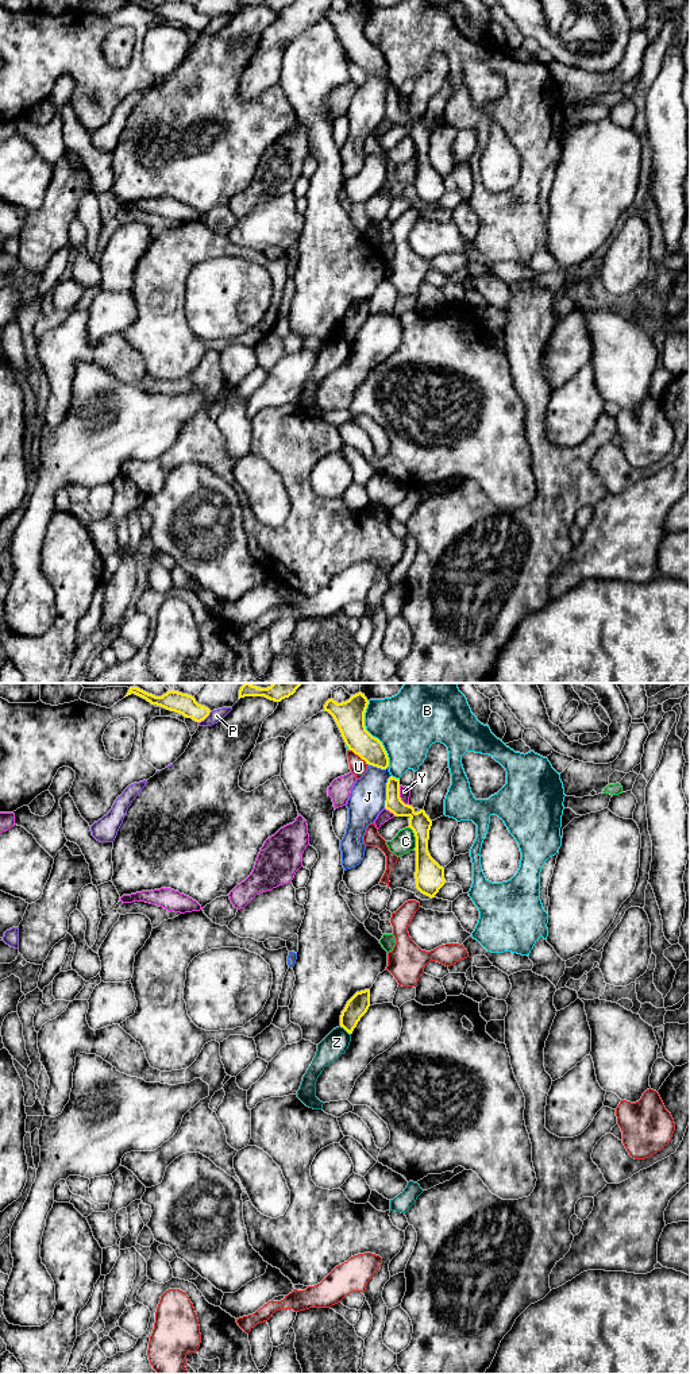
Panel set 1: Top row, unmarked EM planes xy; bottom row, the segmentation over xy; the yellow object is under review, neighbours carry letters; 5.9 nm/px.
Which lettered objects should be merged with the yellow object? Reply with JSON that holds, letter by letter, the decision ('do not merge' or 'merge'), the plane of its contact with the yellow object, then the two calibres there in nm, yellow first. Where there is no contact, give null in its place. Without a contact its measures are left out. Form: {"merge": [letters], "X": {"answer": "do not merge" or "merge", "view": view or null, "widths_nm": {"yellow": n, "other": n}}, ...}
{"merge": [], "B": {"answer": "do not merge", "view": "xy", "widths_nm": {"yellow": 180, "other": 380}}, "C": {"answer": "do not merge", "view": "xy", "widths_nm": {"yellow": 170, "other": 130}}, "J": {"answer": "do not merge", "view": "xy", "widths_nm": {"yellow": 100, "other": 220}}, "P": {"answer": "do not merge", "view": "xy", "widths_nm": {"yellow": 120, "other": 80}}, "U": {"answer": "do not merge", "view": "xy", "widths_nm": {"yellow": 180, "other": 100}}, "Y": {"answer": "do not merge", "view": "xy", "widths_nm": {"yellow": 120, "other": 60}}, "Z": {"answer": "do not merge", "view": "xy", "widths_nm": {"yellow": 120, "other": 150}}}

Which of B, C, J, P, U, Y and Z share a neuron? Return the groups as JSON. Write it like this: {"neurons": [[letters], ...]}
{"neurons": [["B"], ["C"], ["J"], ["P"], ["U"], ["Y"], ["Z"]]}

